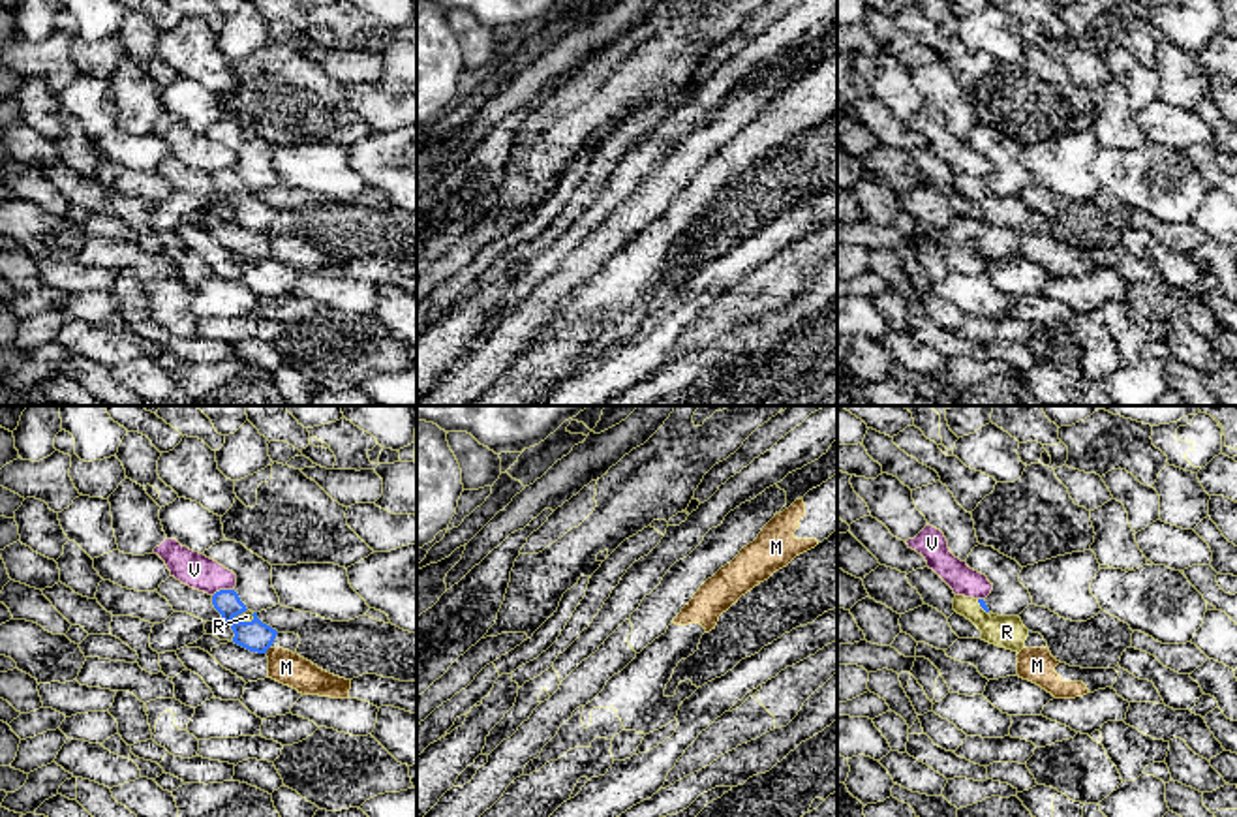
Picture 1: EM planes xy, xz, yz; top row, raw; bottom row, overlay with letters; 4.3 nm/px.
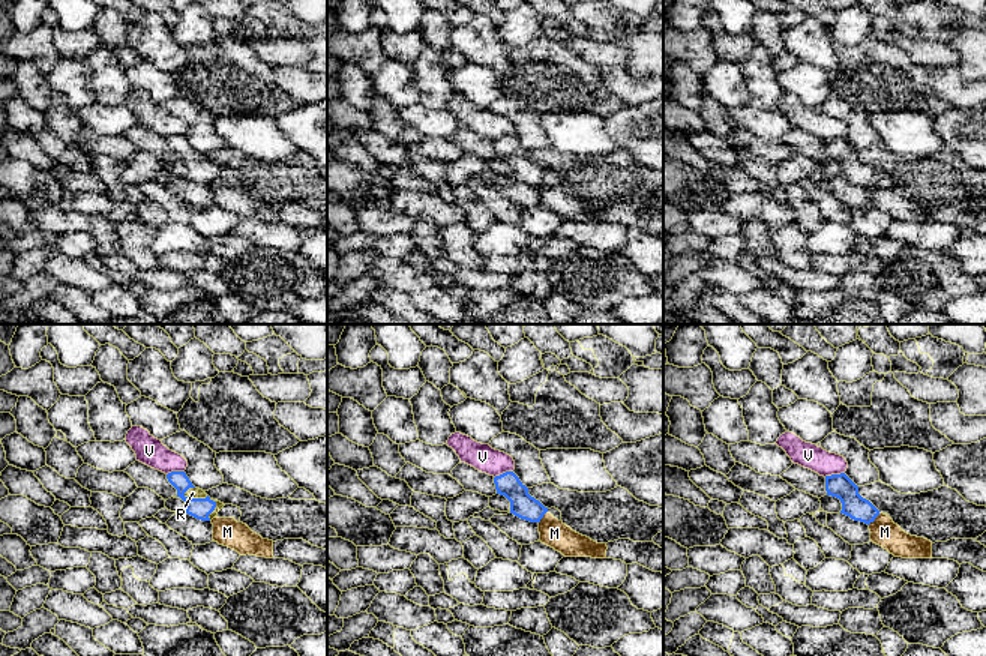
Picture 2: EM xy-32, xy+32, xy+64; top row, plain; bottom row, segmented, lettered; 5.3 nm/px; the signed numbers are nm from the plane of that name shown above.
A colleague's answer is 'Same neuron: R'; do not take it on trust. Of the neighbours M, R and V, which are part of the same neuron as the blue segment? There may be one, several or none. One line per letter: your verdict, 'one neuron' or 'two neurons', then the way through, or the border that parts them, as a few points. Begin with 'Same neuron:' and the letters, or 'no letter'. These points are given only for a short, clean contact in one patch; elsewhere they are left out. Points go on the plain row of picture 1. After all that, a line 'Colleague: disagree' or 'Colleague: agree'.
Same neuron: R
M: two neurons; border along xy (271, 224), (265, 231)
R: one neuron; runs through xy (254, 215), (244, 201), (246, 196)
V: two neurons
Colleague: agree

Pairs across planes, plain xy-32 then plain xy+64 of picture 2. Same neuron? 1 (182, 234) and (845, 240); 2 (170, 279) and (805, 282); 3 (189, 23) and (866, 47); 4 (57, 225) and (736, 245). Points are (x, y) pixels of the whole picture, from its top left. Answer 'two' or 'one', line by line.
1: one
2: one
3: two
4: two

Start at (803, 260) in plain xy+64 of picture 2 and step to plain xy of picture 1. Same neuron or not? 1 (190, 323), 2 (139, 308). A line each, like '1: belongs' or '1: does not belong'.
1: belongs
2: does not belong

